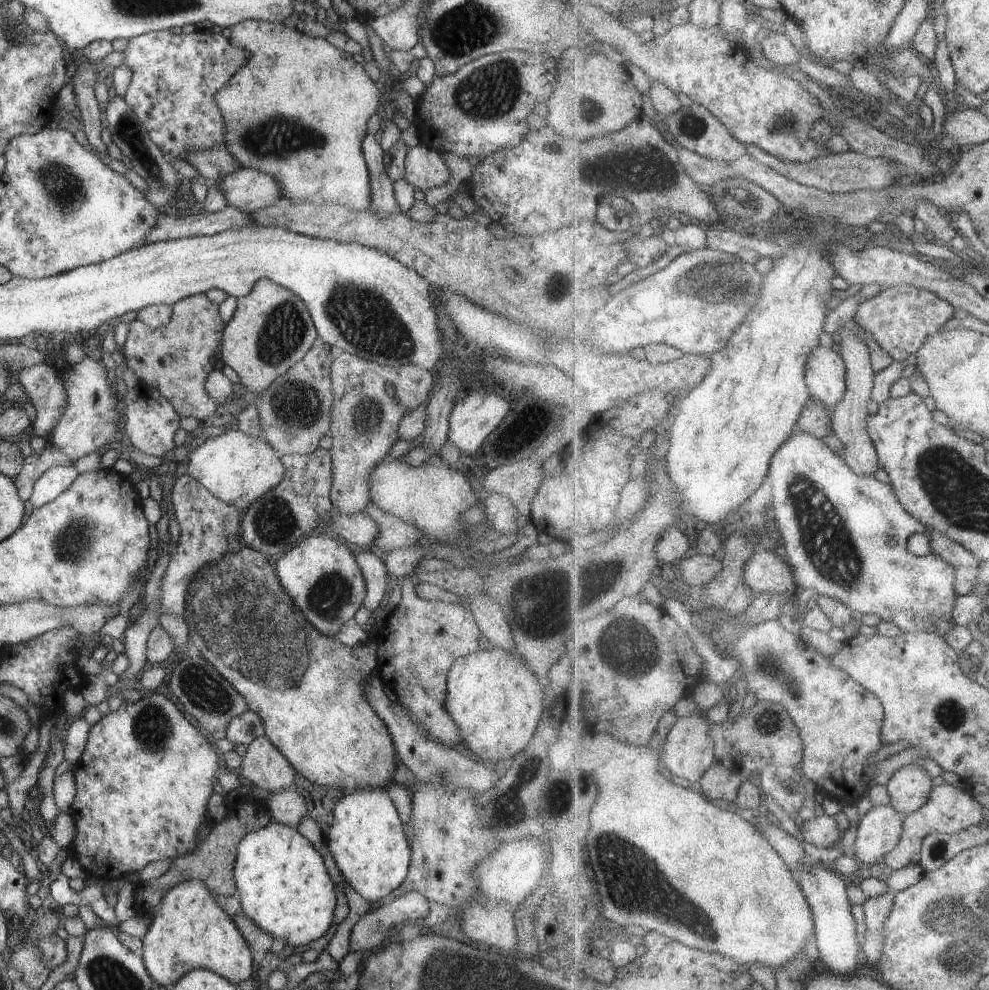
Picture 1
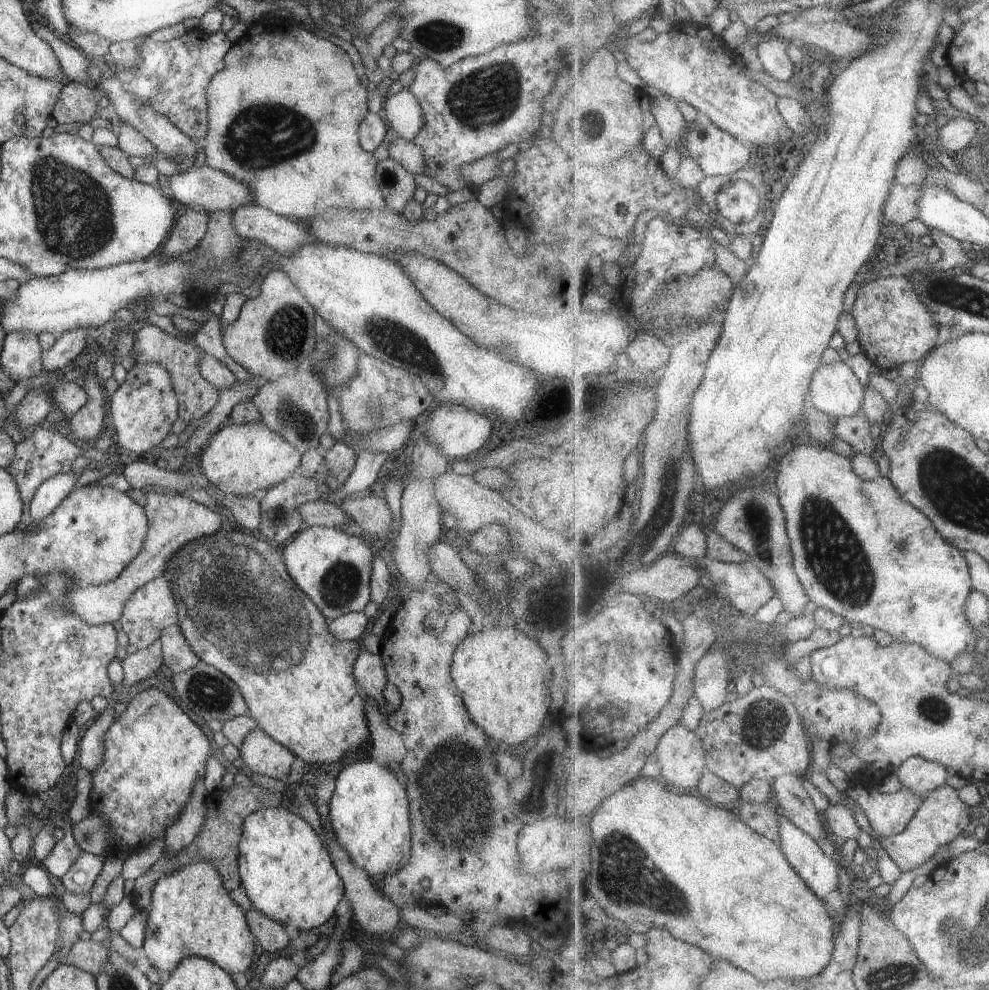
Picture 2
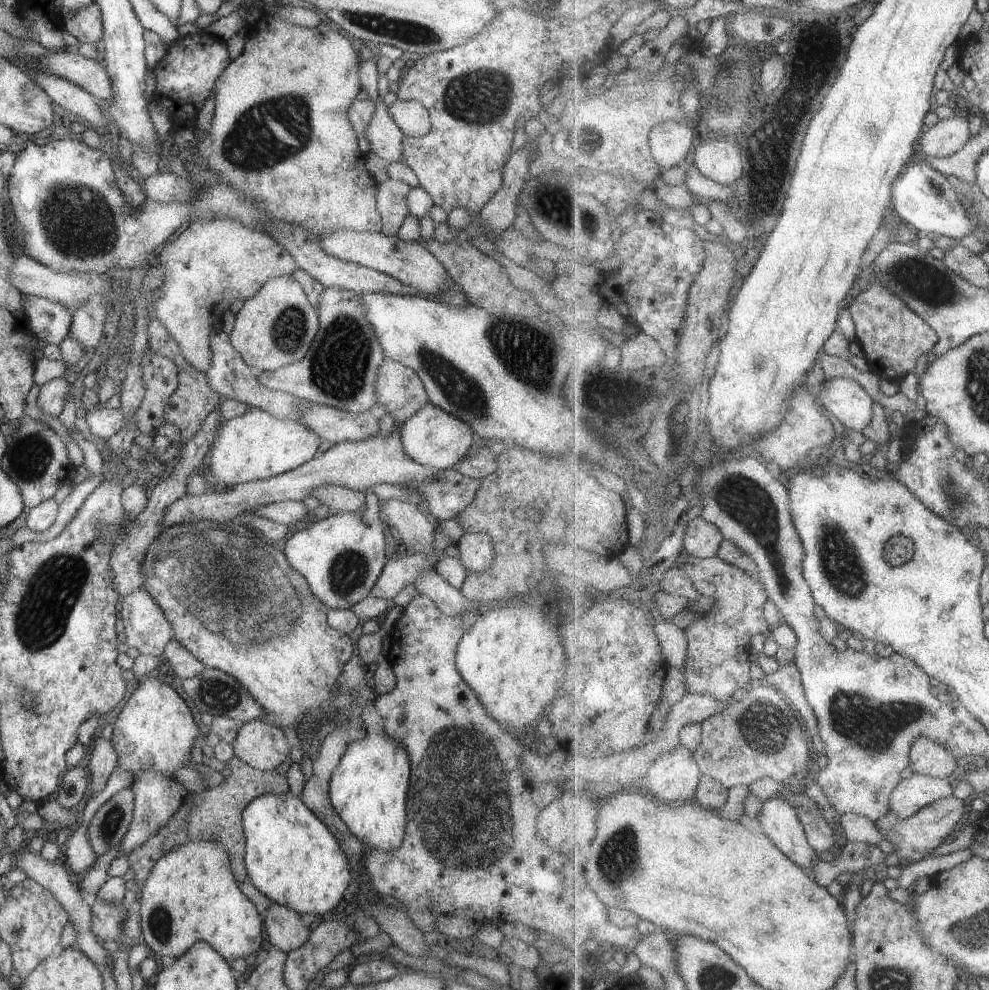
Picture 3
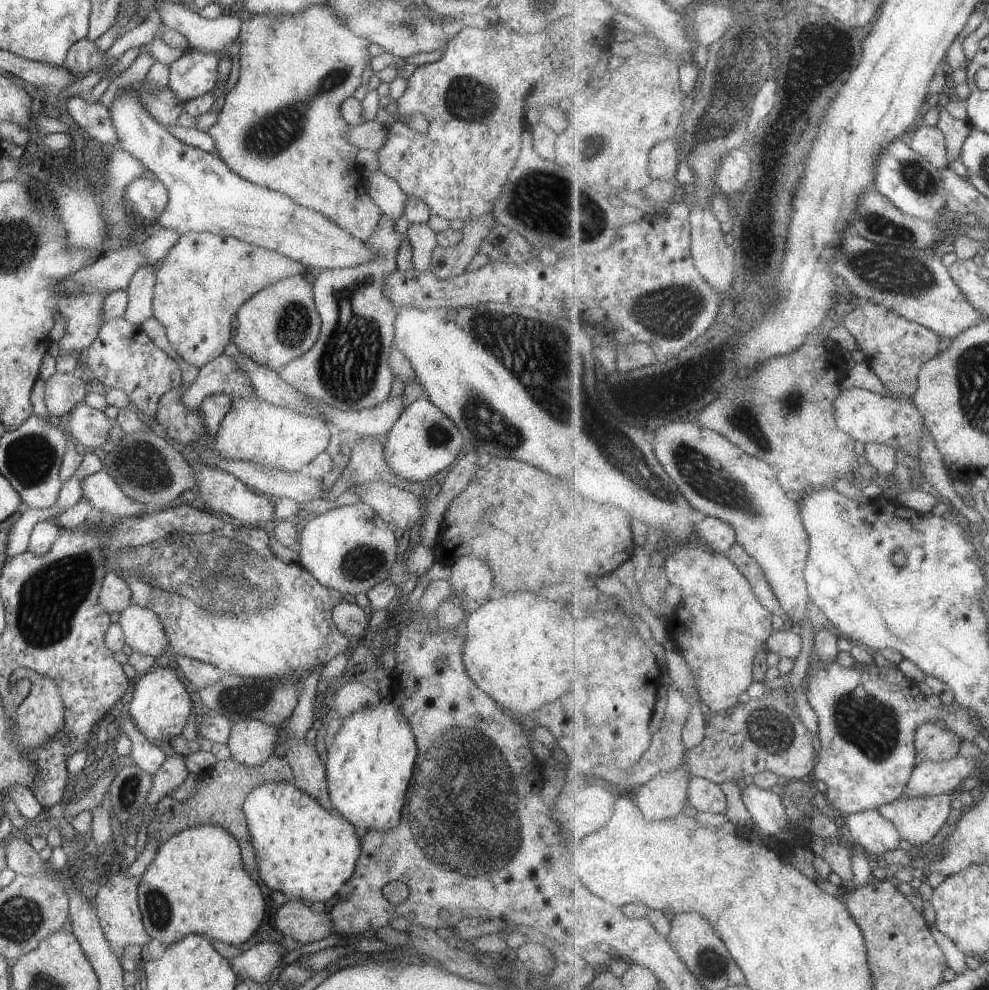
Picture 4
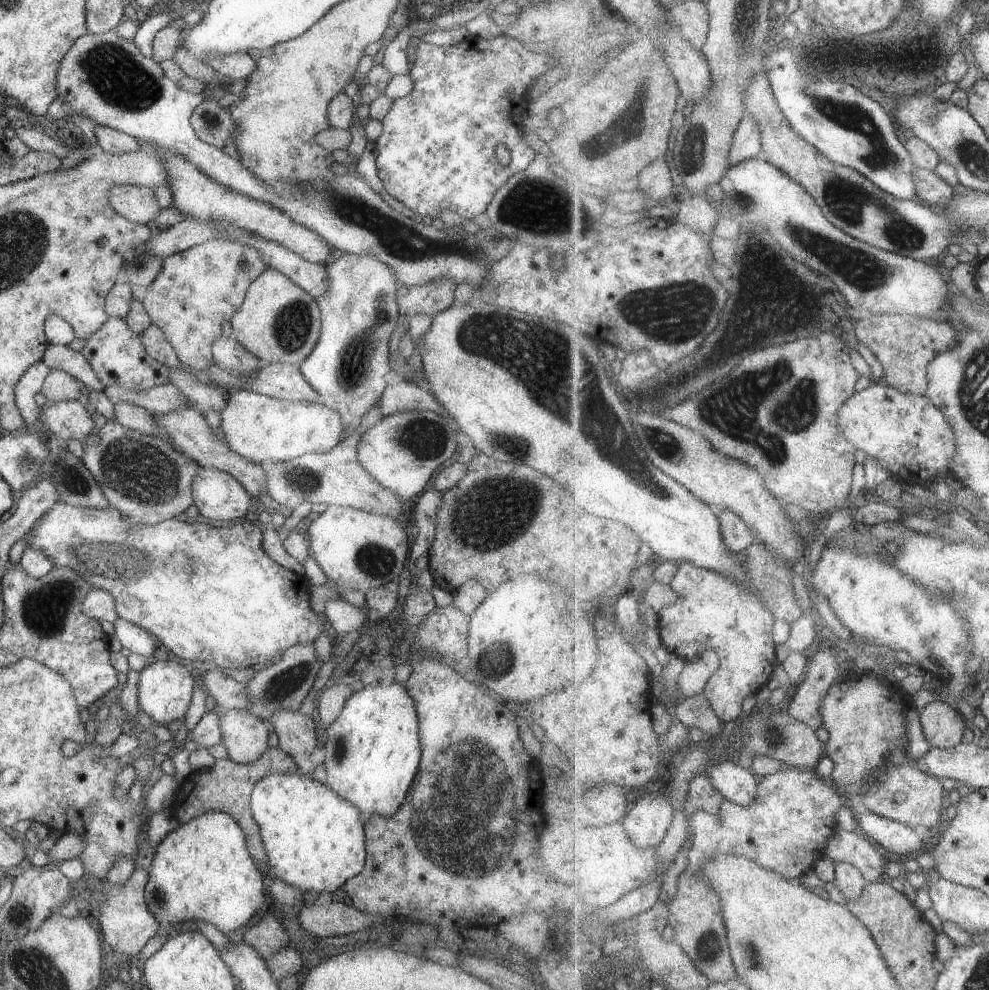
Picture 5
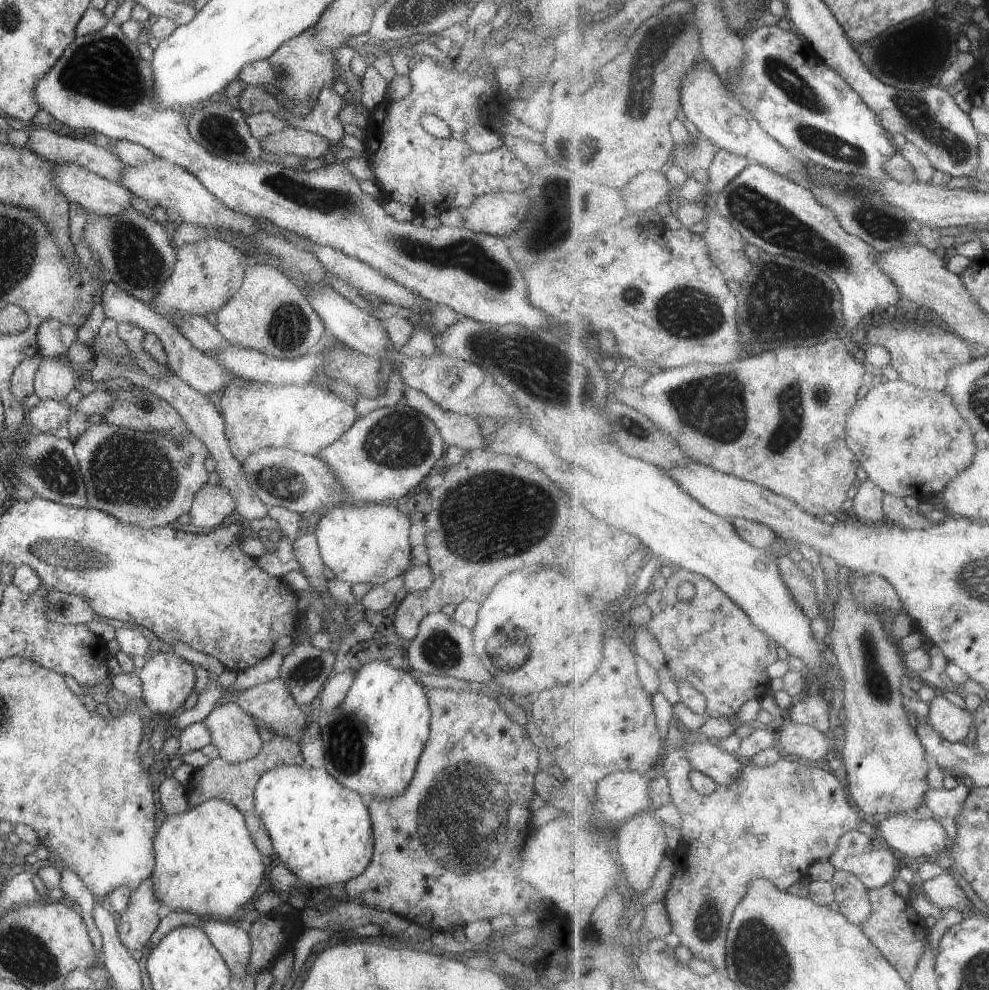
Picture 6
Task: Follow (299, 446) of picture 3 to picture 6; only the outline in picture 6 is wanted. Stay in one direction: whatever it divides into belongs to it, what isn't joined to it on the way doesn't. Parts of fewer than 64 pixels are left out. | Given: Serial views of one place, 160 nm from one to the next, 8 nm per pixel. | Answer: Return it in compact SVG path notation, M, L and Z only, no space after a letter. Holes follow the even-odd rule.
M266 383L227 384L223 396L219 400L218 412L223 420L224 436L228 443L229 452L237 462L241 463L245 456L263 446L290 449L305 455L317 454L321 448L337 440L343 432L357 419L353 405L329 389L320 385L307 386L275 386Z

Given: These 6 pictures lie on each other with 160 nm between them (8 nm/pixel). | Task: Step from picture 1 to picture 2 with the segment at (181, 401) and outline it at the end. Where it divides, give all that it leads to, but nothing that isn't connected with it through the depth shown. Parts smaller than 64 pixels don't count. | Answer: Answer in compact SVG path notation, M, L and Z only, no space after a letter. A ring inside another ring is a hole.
M149 324L137 328L135 340L132 342L132 350L129 352L134 357L133 365L157 362L169 372L171 387L178 404L177 416L180 420L188 424L193 420L201 419L213 408L213 404L217 401L218 390L199 374L197 362L199 362L201 351L191 341L174 338L157 326Z

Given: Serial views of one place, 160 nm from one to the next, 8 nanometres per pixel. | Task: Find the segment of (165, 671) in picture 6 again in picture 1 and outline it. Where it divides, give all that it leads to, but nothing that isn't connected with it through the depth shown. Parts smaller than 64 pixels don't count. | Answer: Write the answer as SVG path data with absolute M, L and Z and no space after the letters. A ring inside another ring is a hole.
M162 695L142 696L137 702L122 704L102 716L95 724L89 727L85 741L84 751L73 768L75 781L75 796L71 801L71 814L75 822L75 836L67 850L74 855L73 860L79 863L85 874L92 875L101 881L118 879L121 876L138 873L146 864L163 858L176 859L178 856L190 853L196 846L196 835L199 825L207 821L205 805L211 796L211 784L216 779L213 773L217 770L217 754L213 744L205 740L175 707L175 704Z

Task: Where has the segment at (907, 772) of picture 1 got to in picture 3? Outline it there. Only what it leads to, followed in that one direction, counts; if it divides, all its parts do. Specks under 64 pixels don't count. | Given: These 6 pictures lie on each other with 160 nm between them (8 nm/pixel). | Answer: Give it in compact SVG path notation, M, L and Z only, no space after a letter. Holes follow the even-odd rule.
M927 737L916 740L910 761L913 774L947 779L956 773L961 773L954 752Z

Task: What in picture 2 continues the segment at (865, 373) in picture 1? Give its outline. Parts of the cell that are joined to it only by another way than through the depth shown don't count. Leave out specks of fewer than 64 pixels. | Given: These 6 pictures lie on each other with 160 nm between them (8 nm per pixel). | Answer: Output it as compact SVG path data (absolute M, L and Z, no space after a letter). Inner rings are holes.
M861 410L861 414L857 414L857 418L836 420L833 433L837 439L847 442L857 454L865 452L867 455L875 450L875 442L871 438L871 430L869 429L865 412Z

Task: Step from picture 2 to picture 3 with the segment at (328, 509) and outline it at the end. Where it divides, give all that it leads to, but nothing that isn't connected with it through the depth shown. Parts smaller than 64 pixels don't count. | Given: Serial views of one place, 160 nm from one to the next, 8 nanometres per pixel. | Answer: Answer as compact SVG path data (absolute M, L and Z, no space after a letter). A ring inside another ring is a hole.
M284 501L281 503L270 503L257 508L247 516L263 517L269 521L283 525L293 525L308 517L314 518L316 514L307 511L303 501Z

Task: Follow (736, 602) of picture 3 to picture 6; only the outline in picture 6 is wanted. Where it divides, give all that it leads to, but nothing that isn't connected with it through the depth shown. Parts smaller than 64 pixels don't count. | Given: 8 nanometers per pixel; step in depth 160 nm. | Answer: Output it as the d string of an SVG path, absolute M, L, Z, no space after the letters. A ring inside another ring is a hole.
M677 567L666 584L663 588L651 587L647 591L647 598L644 596L641 599L651 611L651 619L642 627L650 632L656 642L659 640L659 648L663 648L663 655L667 656L667 664L671 668L669 674L675 684L677 685L679 680L685 680L699 690L707 698L708 717L714 718L736 716L749 700L757 698L761 701L768 696L772 679L767 676L767 668L779 660L777 644L765 632L755 628L743 608L739 608L739 605L708 577ZM683 582L693 586L695 591L693 598L689 600L680 600L677 594Z

